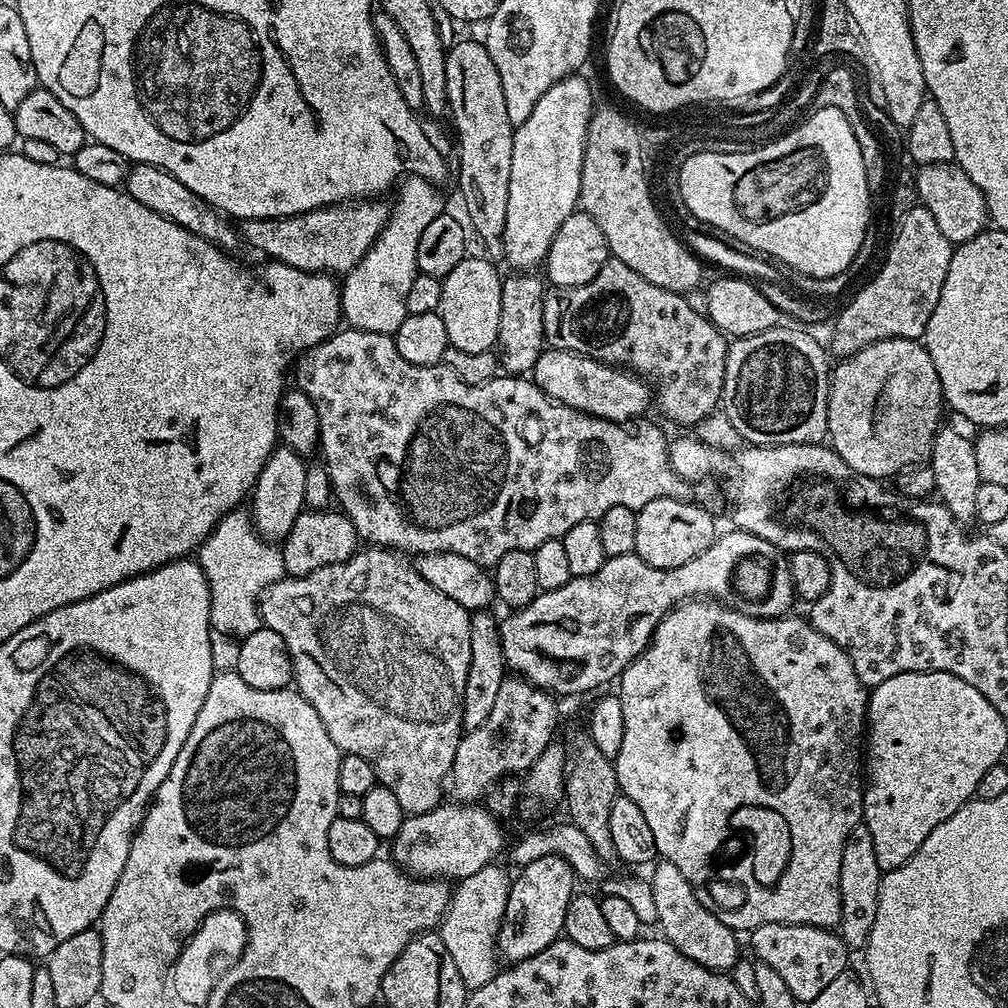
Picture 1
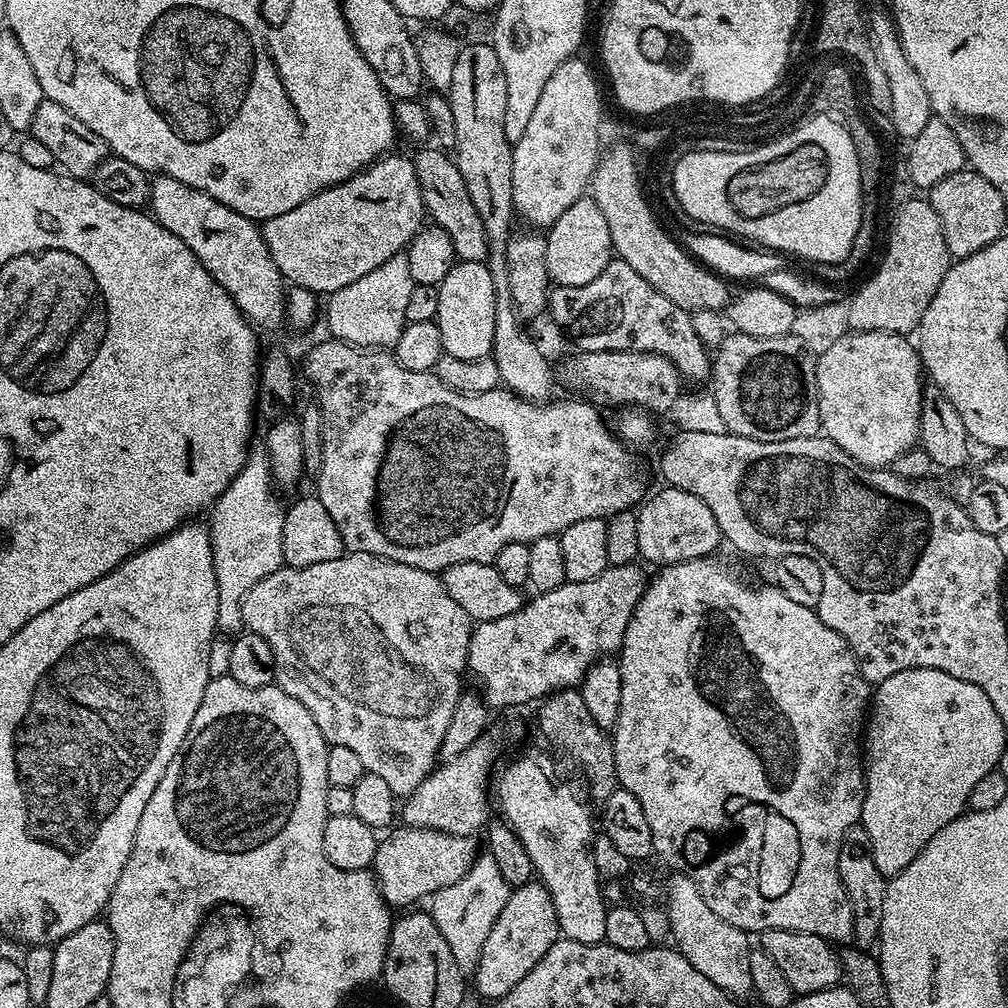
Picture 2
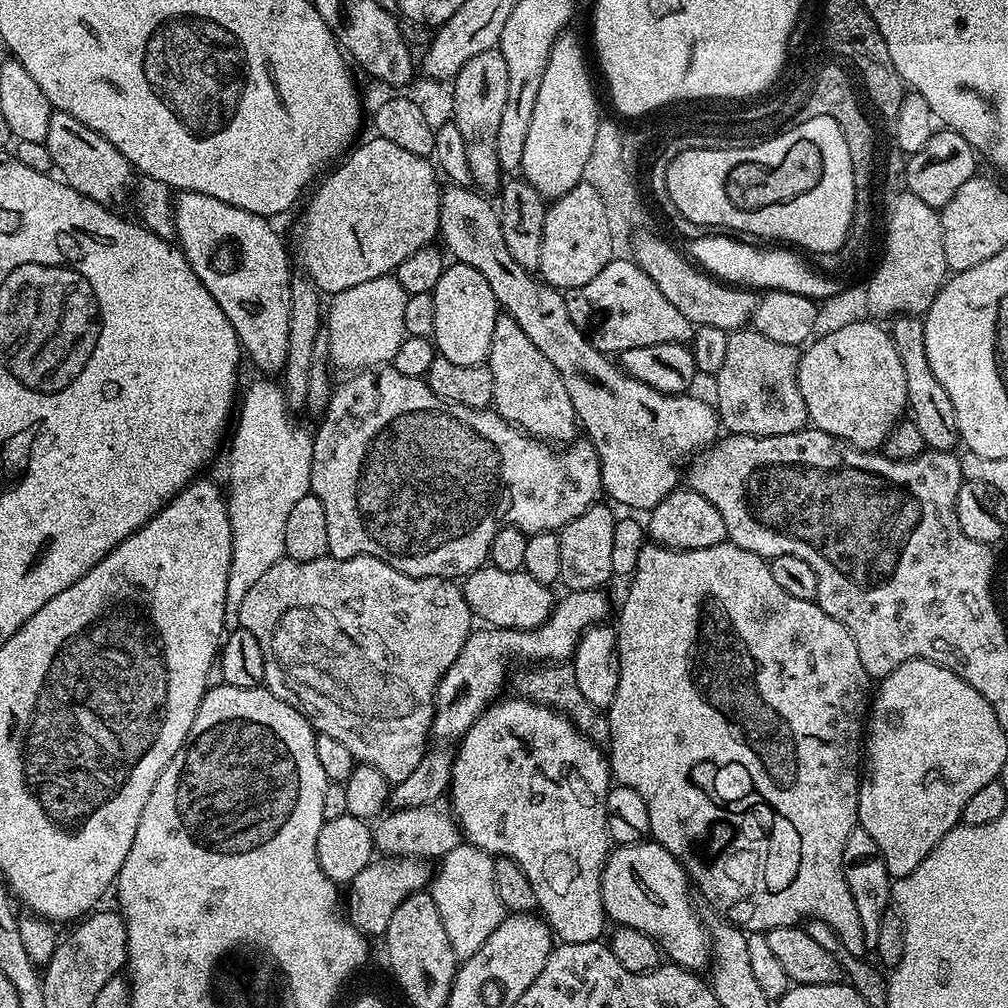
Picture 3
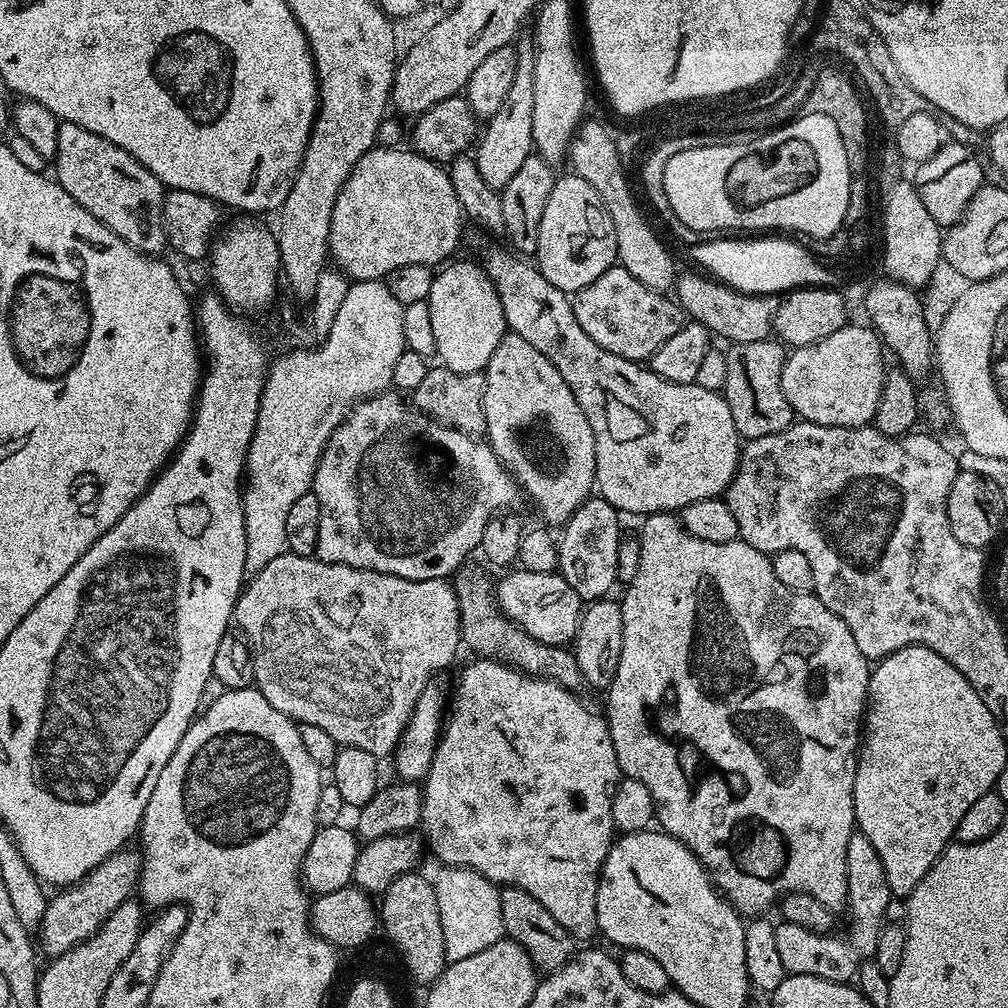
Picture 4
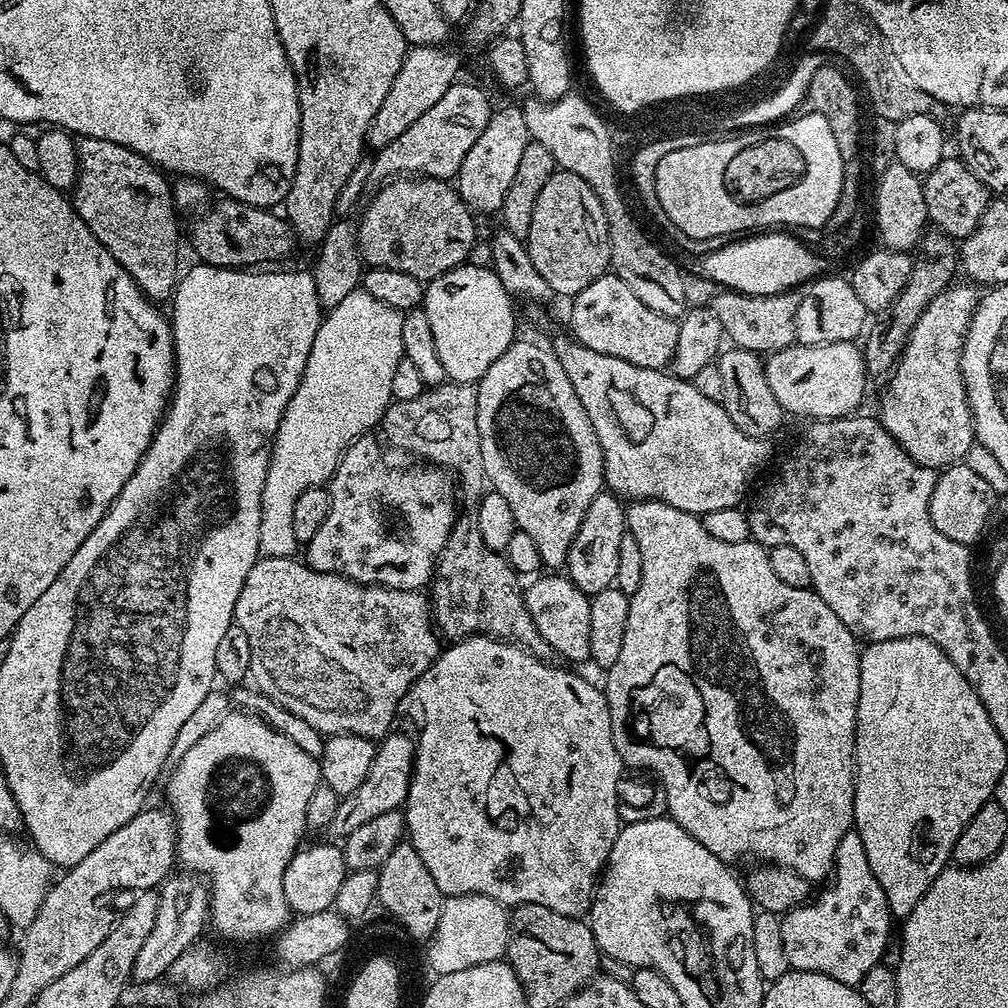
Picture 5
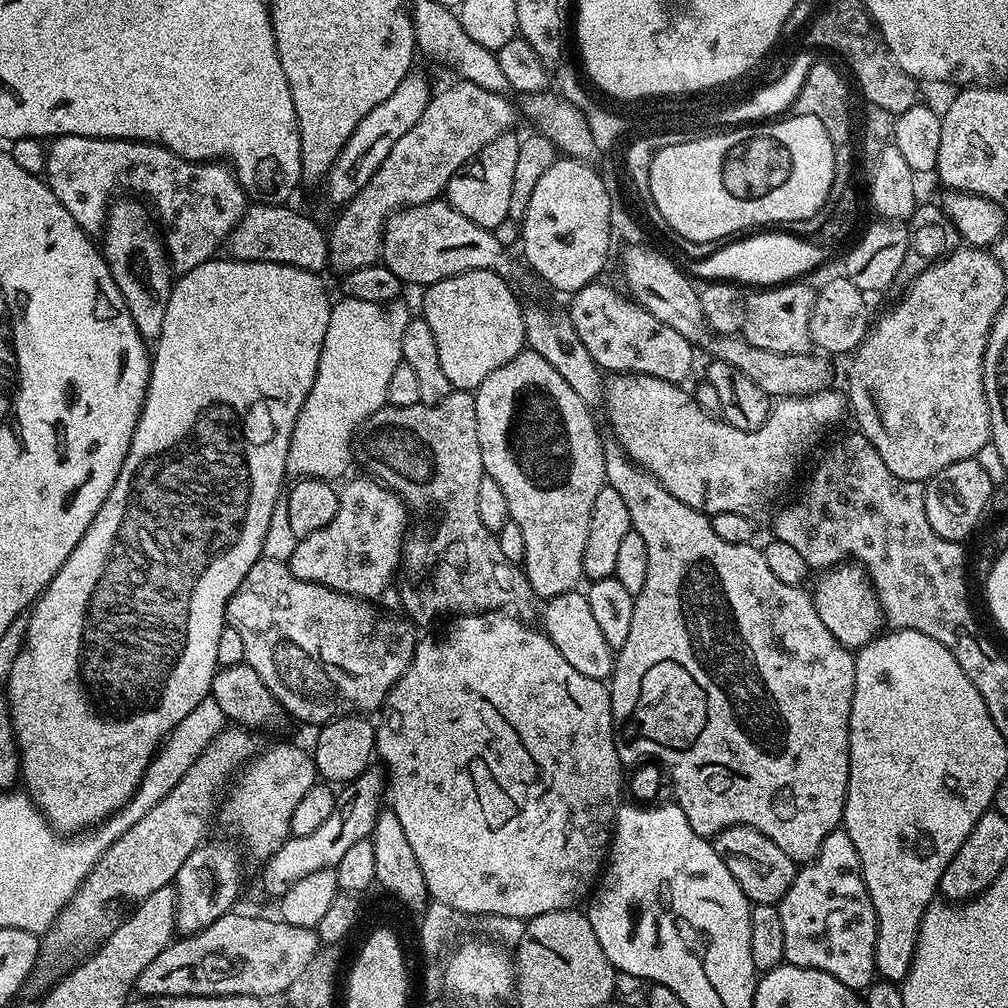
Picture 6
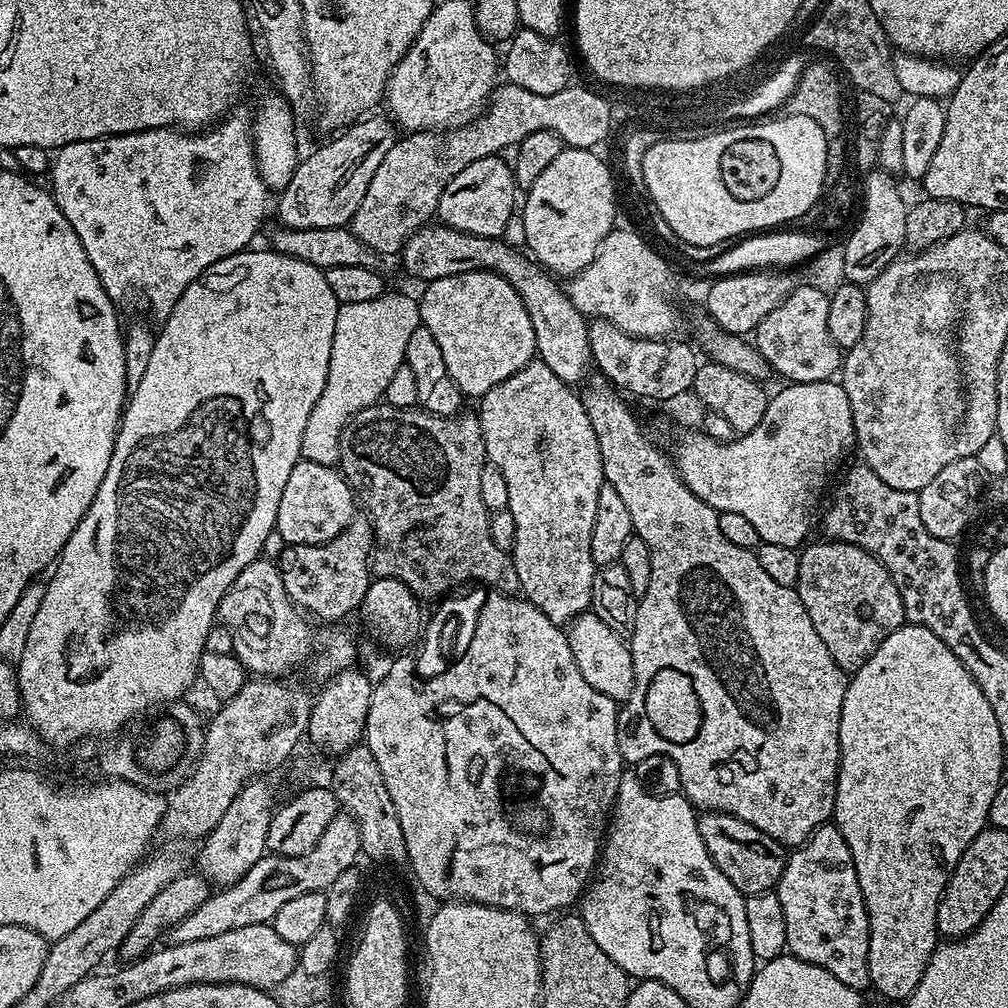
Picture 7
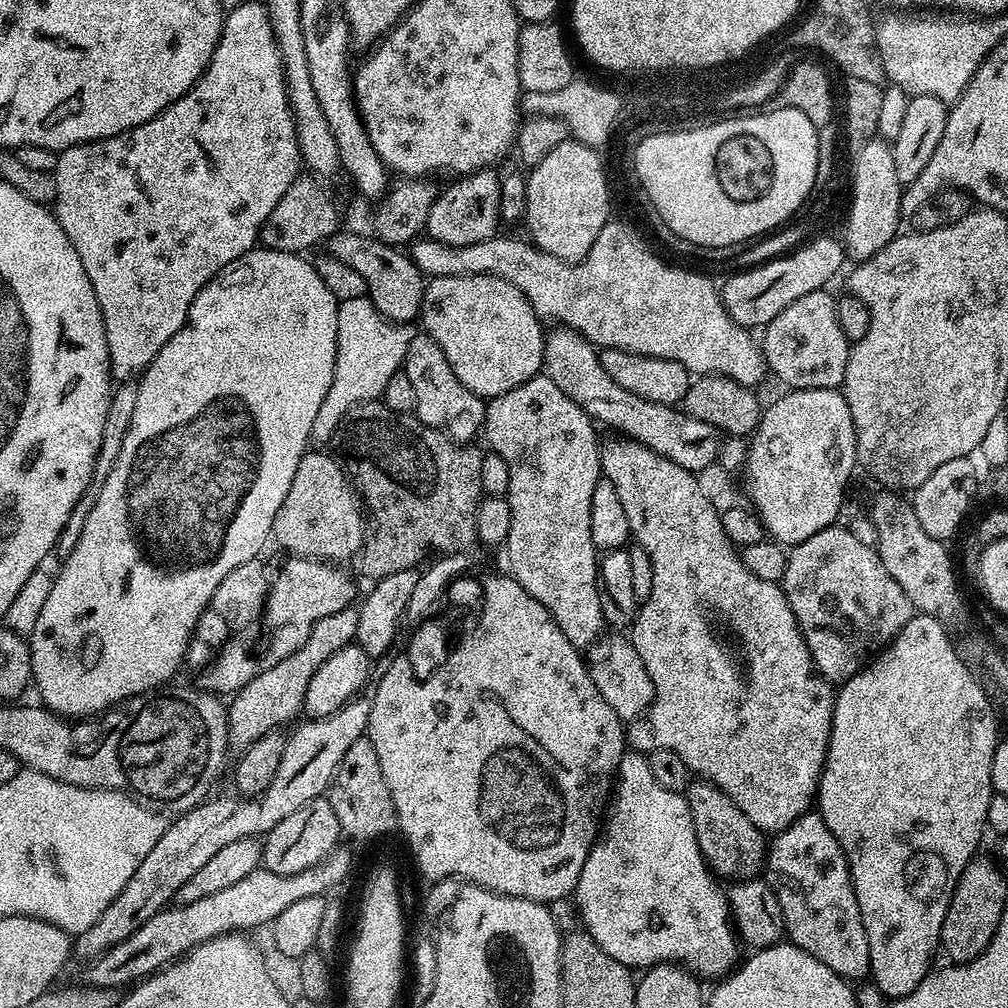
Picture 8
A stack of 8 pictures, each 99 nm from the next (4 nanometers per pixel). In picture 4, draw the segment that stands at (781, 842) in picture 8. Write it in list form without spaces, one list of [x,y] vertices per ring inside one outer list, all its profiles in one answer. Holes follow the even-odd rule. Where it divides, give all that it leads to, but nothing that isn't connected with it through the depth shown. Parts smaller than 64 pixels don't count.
[[[855,831],[846,842],[846,866],[848,867],[848,903],[846,912],[852,915],[852,931],[845,936],[837,934],[825,934],[806,930],[803,926],[794,926],[783,922],[776,924],[776,937],[778,938],[778,955],[782,957],[782,966],[785,973],[794,976],[813,976],[814,978],[826,978],[826,982],[838,982],[847,984],[857,979],[860,965],[871,960],[877,955],[876,947],[880,944],[880,931],[884,928],[884,915],[888,912],[888,903],[894,900],[890,886],[886,882],[886,870],[882,870],[882,858],[878,858],[878,850],[874,850],[870,838],[866,834]]]

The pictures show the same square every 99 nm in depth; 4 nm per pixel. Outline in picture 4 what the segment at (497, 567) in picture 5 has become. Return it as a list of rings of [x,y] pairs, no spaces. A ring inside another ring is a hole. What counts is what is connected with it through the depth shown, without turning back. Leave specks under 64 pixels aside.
[[[471,566],[461,568],[455,573],[454,587],[460,611],[460,639],[465,649],[469,648],[476,652],[472,654],[485,660],[509,664],[519,672],[527,672],[529,676],[543,676],[546,680],[553,680],[571,692],[579,693],[585,687],[575,651],[568,646],[538,642],[538,638],[530,638],[526,630],[506,618],[504,611],[496,605],[494,580],[482,569]]]

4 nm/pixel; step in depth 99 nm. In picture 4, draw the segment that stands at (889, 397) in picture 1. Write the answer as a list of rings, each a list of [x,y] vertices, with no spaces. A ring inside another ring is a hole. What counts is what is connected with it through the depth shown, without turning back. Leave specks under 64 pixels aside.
[[[845,323],[830,338],[787,353],[782,366],[782,394],[801,421],[843,428],[863,428],[875,421],[884,385],[886,349],[871,327],[861,324]]]

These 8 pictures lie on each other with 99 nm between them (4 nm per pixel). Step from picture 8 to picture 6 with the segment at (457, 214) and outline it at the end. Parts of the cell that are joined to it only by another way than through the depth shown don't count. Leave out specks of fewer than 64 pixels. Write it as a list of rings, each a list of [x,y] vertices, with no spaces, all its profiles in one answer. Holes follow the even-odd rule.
[[[511,131],[503,132],[494,142],[482,146],[474,158],[464,163],[459,175],[450,178],[446,189],[446,199],[458,210],[458,214],[466,214],[470,222],[478,222],[478,226],[489,230],[499,229],[503,220],[509,219],[510,189],[514,182],[514,165],[518,158],[518,146],[521,137],[512,136]]]

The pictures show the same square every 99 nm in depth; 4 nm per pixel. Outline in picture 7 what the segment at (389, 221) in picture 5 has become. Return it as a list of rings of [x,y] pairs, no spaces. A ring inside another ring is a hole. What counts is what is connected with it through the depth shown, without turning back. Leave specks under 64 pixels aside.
[[[436,222],[418,229],[405,242],[402,249],[404,268],[423,282],[463,272],[496,272],[506,278],[506,282],[510,282],[510,286],[514,286],[522,298],[526,314],[530,314],[530,322],[534,326],[536,356],[546,362],[546,366],[550,366],[550,370],[554,370],[562,382],[579,385],[579,380],[583,381],[589,375],[588,368],[593,367],[588,337],[589,321],[576,309],[574,302],[570,302],[567,291],[561,285],[559,288],[555,284],[557,281],[531,255],[511,248],[506,241],[504,238],[455,232],[445,224]]]

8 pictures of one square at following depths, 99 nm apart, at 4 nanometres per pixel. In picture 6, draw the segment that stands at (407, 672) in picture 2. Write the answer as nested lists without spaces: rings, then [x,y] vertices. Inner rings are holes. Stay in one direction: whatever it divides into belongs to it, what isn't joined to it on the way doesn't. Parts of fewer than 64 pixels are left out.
[[[262,558],[257,564],[250,566],[250,574],[246,574],[246,578],[242,578],[238,590],[230,598],[226,624],[227,627],[238,630],[238,634],[242,634],[245,661],[258,674],[262,683],[268,687],[270,694],[274,694],[276,701],[283,704],[284,711],[288,713],[289,717],[296,719],[297,716],[298,719],[305,720],[308,724],[323,726],[329,720],[335,720],[337,716],[372,714],[372,711],[375,713],[388,699],[388,691],[396,685],[398,678],[402,678],[402,674],[407,668],[413,667],[418,635],[416,636],[417,629],[412,621],[403,615],[400,615],[401,617],[384,617],[372,604],[375,603],[371,599],[347,596],[341,592],[331,592],[329,588],[321,584],[306,582],[302,578],[294,578],[294,574],[283,560],[265,560]]]

